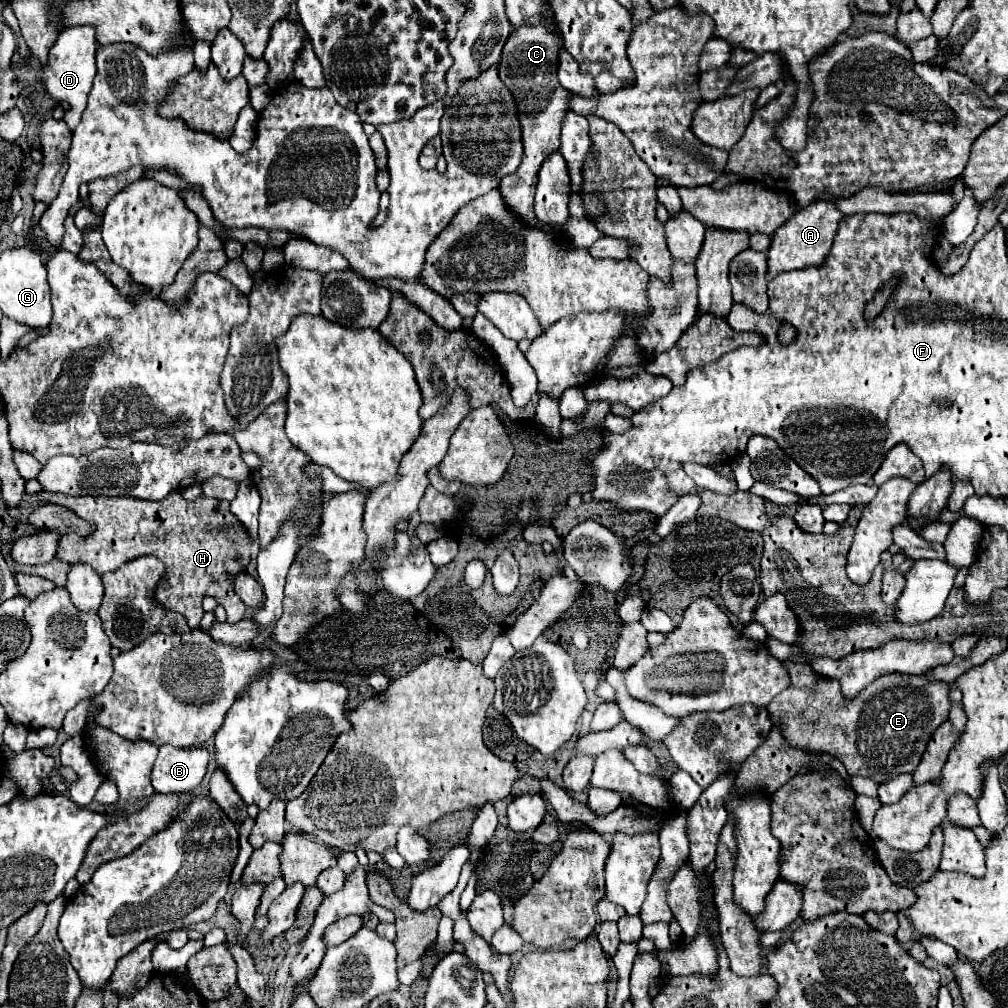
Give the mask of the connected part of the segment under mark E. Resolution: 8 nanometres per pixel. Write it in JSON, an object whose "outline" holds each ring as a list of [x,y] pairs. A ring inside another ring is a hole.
{"outline":[[[884,674],[870,682],[856,698],[844,698],[840,690],[840,682],[820,676],[812,690],[804,688],[786,688],[782,690],[770,704],[768,712],[772,724],[778,726],[792,748],[812,750],[812,752],[826,752],[838,758],[848,774],[872,778],[874,782],[882,784],[900,774],[914,772],[932,732],[948,720],[950,712],[950,686],[946,682],[932,682],[924,676],[908,676],[908,674]]]}

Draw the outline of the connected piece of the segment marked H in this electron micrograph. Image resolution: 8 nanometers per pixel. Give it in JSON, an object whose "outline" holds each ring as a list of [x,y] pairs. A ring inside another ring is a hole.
{"outline":[[[42,492],[38,498],[64,506],[82,520],[96,524],[96,532],[86,538],[62,536],[56,558],[70,564],[84,562],[98,574],[106,574],[132,560],[132,556],[152,554],[160,558],[168,570],[168,580],[156,590],[158,602],[180,612],[190,628],[198,626],[202,620],[204,596],[214,596],[216,602],[224,606],[230,624],[244,618],[246,606],[232,590],[232,578],[246,570],[250,562],[250,542],[244,526],[232,516],[228,502],[206,496],[188,502],[180,492],[172,492],[160,502],[108,496],[66,496],[54,492]]]}

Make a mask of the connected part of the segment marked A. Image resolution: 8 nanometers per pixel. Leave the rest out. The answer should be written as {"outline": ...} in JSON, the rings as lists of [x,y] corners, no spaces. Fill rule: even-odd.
{"outline":[[[814,202],[808,208],[800,208],[788,222],[784,222],[784,226],[780,226],[780,230],[776,230],[776,234],[772,234],[768,250],[768,280],[782,272],[824,264],[824,258],[830,252],[840,220],[842,216],[838,208],[834,208],[834,204],[828,202]]]}

